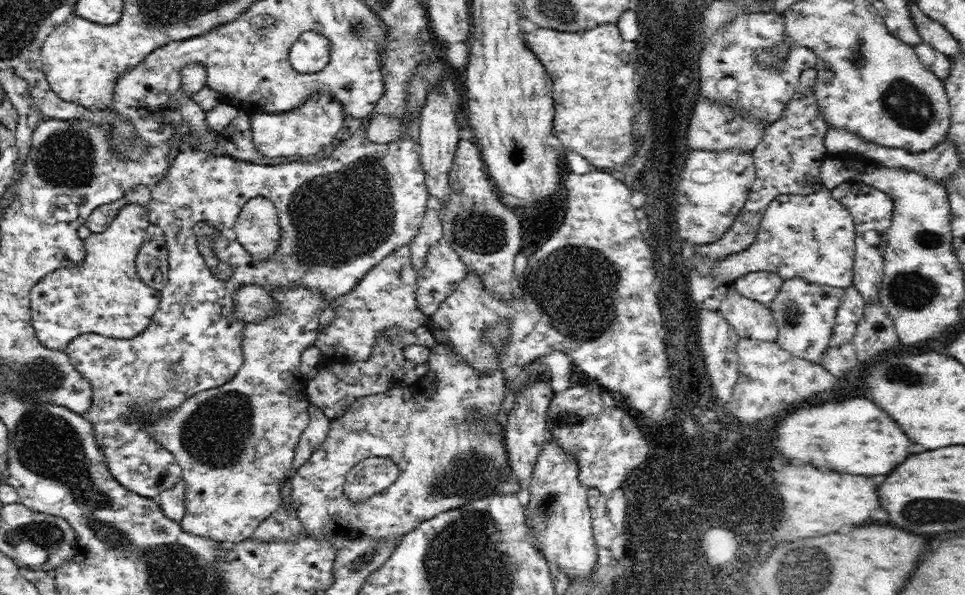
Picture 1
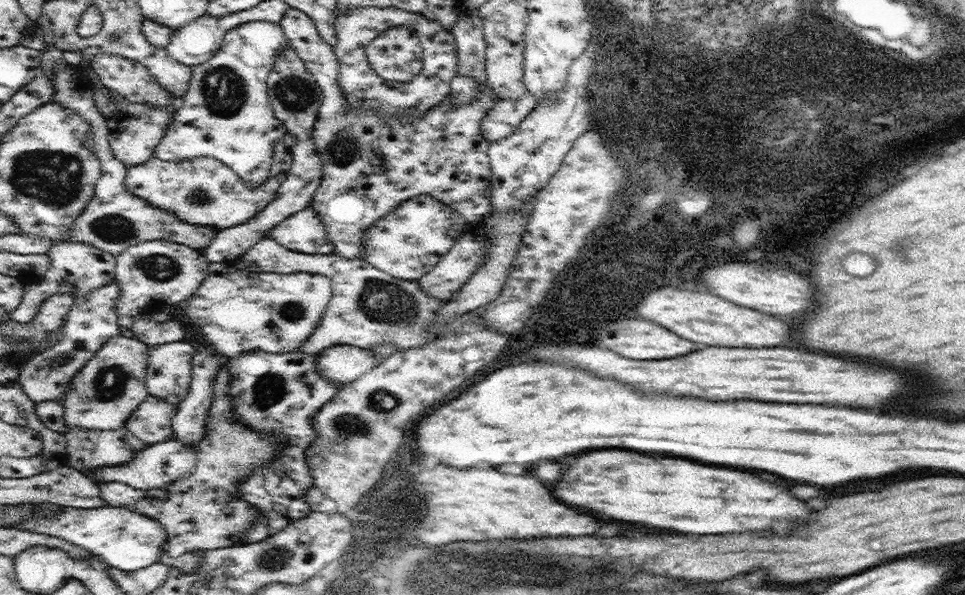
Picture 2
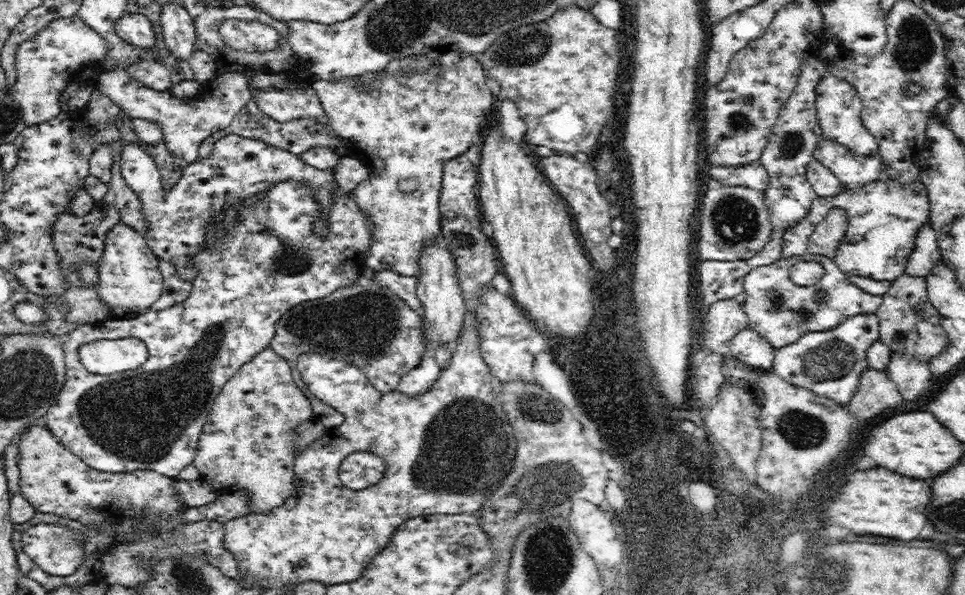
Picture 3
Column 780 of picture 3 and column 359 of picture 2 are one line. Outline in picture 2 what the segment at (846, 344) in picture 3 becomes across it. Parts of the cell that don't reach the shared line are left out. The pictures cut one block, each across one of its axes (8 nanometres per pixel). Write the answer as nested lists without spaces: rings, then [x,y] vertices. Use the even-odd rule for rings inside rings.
[[[337,346],[327,348],[325,352],[315,354],[317,356],[317,368],[321,368],[321,374],[329,378],[337,388],[351,384],[353,380],[359,380],[365,372],[371,372],[381,364],[381,358],[375,356],[375,352],[355,346]]]

